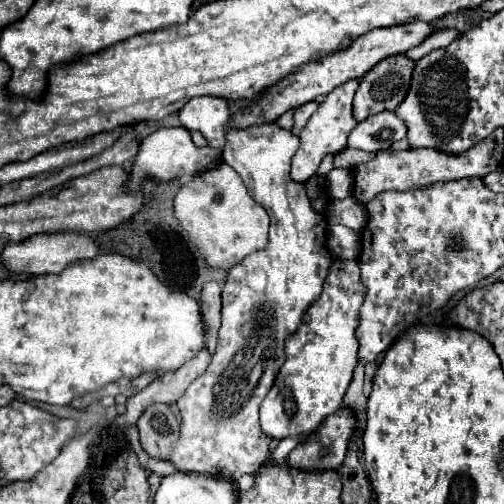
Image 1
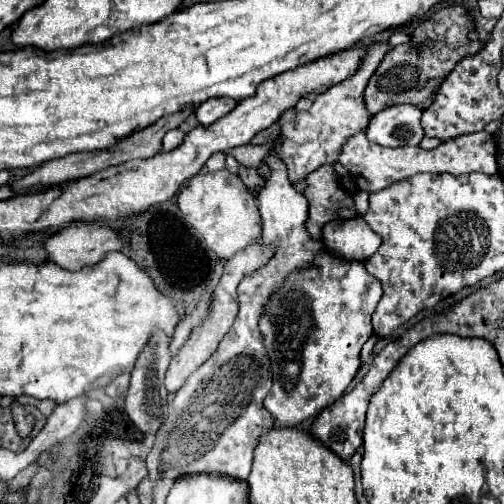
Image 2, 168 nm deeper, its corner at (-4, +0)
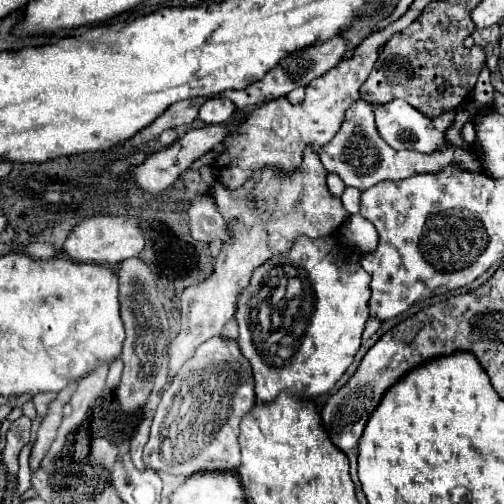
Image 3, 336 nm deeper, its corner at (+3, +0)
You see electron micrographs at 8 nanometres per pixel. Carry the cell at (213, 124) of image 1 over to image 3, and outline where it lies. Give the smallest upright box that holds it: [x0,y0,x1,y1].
[198,98,236,124]

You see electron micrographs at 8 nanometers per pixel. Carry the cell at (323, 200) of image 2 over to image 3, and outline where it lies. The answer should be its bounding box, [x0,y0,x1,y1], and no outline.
[168,148,348,380]

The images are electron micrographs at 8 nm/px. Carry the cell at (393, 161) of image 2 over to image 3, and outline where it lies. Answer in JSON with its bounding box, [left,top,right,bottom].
[318,100,482,190]

